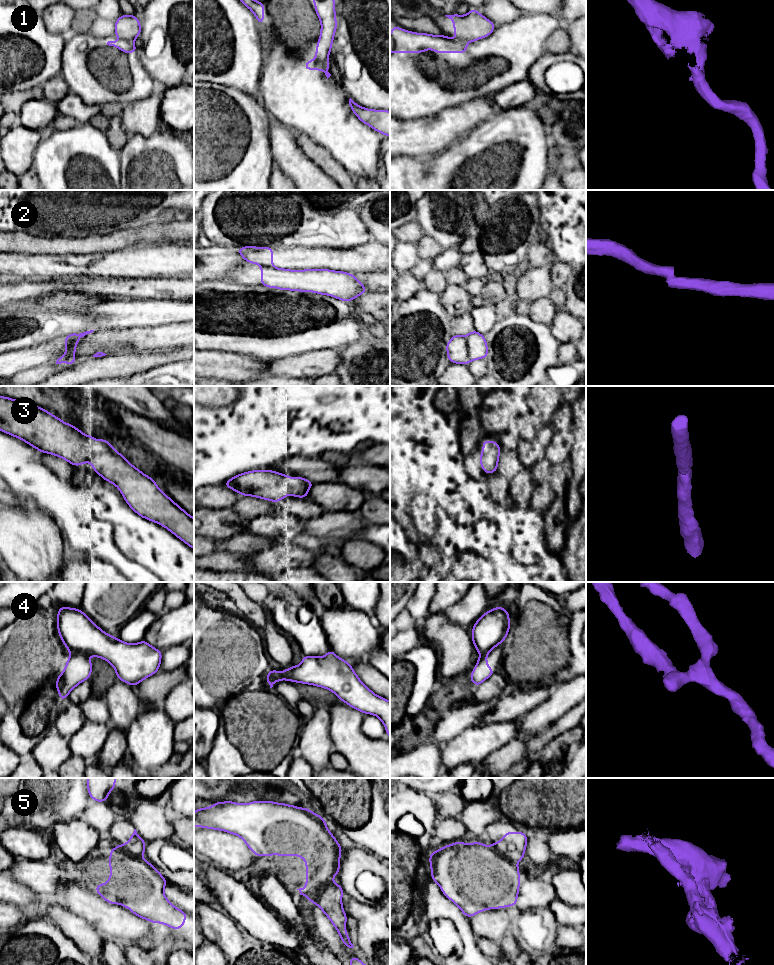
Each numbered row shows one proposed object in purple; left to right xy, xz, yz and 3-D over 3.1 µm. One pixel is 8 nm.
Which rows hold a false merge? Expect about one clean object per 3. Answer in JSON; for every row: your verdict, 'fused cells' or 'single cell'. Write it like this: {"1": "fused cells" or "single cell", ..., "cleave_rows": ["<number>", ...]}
{"1": "fused cells", "2": "fused cells", "3": "single cell", "4": "fused cells", "5": "fused cells", "cleave_rows": ["1", "2", "4", "5"]}

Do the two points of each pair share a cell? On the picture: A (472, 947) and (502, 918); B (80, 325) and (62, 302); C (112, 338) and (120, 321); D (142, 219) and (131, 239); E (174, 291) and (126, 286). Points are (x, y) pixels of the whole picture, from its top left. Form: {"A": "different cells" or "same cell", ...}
{"A": "different cells", "B": "different cells", "C": "different cells", "D": "different cells", "E": "same cell"}

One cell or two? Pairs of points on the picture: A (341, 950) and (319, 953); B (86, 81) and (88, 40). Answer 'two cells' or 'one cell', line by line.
A: two cells
B: one cell

